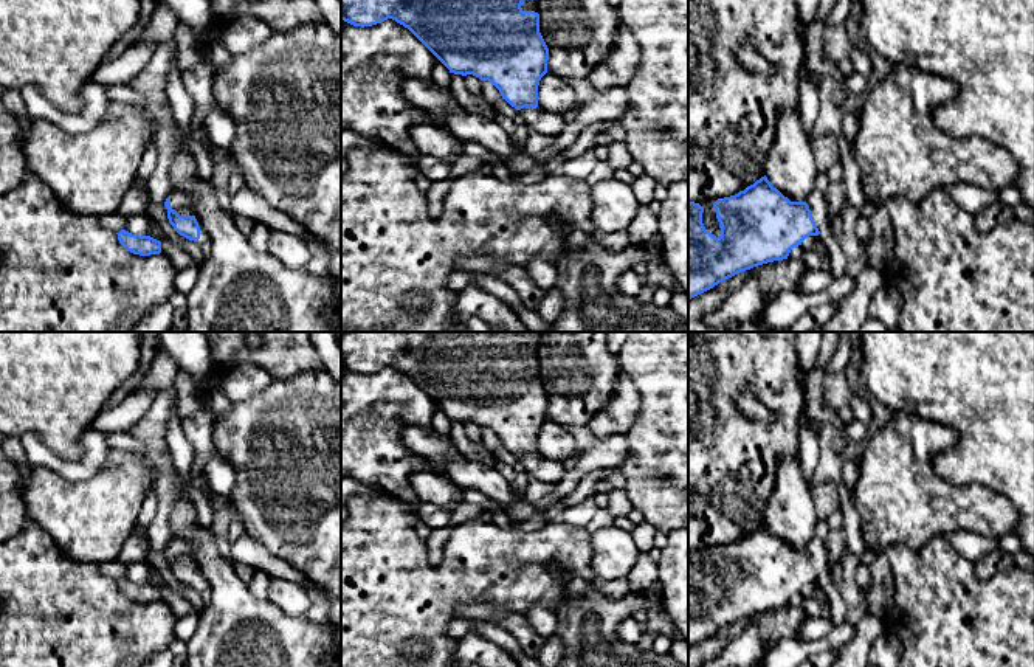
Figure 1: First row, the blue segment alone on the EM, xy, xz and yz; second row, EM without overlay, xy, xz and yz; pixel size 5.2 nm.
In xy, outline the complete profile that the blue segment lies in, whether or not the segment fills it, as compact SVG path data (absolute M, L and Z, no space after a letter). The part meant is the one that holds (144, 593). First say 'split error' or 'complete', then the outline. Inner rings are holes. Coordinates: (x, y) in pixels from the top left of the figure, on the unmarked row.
complete; M121 577L116 582L119 591L133 602L150 603L161 600L161 589L150 583L132 582L126 577Z

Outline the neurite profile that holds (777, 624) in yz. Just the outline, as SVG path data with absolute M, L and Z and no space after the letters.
M783 607L767 610L750 617L741 619L722 630L719 633L732 641L744 628L752 624L758 625L761 644L774 648L784 638L800 638L801 625L806 617L803 607Z

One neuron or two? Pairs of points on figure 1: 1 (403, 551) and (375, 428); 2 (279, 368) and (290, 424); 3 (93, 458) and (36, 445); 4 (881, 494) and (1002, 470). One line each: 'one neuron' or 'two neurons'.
1: two neurons
2: two neurons
3: one neuron
4: two neurons

